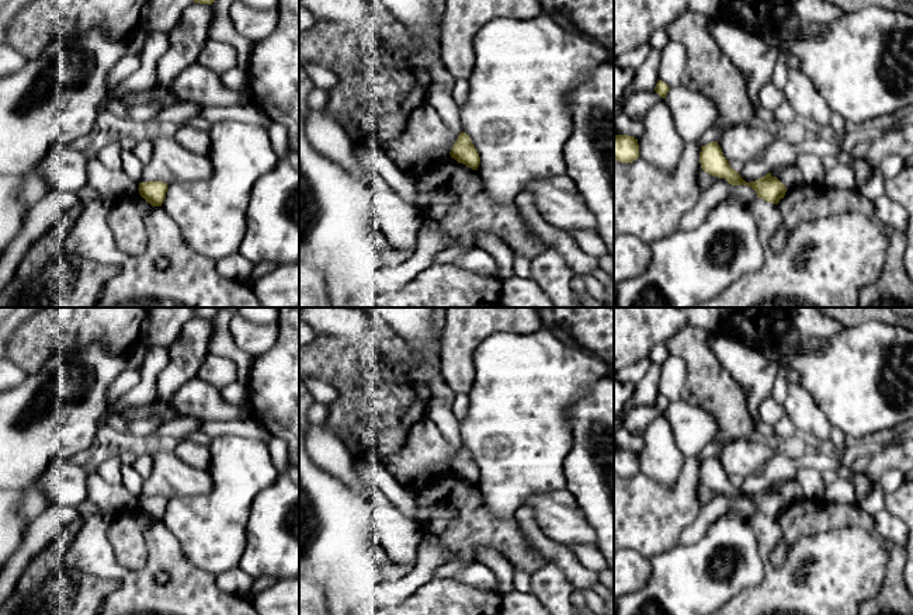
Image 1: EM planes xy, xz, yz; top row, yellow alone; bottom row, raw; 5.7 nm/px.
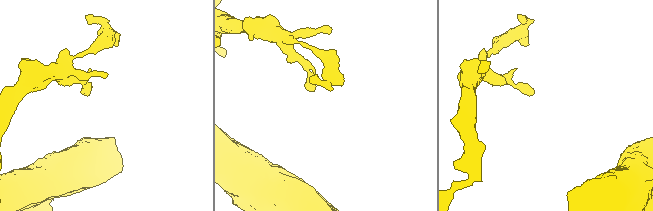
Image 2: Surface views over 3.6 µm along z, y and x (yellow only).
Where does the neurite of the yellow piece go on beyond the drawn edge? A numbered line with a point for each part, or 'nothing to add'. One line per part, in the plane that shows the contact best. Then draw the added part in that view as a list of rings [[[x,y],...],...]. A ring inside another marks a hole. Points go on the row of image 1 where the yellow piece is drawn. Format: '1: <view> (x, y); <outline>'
nothing to add

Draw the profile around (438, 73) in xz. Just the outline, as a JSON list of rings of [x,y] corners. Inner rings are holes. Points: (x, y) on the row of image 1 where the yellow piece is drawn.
[[[440,56],[430,63],[431,83],[440,83],[445,88],[454,88],[456,79],[444,67]]]

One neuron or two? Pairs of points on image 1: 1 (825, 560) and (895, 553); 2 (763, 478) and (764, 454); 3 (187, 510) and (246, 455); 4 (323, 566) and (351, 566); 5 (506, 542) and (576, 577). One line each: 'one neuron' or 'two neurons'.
1: two neurons
2: two neurons
3: one neuron
4: two neurons
5: two neurons

